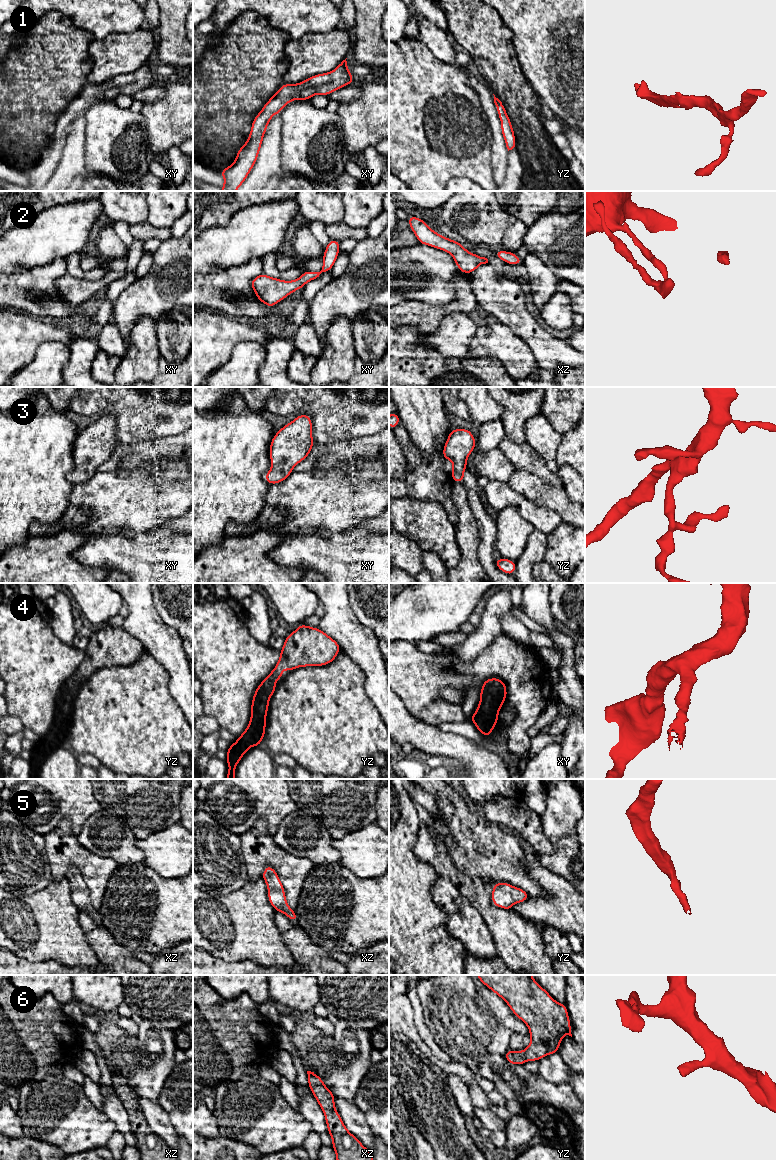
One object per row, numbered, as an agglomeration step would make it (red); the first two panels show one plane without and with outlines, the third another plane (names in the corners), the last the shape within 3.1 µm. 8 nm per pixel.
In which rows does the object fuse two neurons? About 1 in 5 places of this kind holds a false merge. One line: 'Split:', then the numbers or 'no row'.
Split: no row

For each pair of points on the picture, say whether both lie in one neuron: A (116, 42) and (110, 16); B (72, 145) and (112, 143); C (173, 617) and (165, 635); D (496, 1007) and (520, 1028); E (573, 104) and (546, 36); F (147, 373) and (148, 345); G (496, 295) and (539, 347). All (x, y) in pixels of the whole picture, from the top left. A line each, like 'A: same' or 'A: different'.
A: different
B: different
C: different
D: same
E: same
F: same
G: same

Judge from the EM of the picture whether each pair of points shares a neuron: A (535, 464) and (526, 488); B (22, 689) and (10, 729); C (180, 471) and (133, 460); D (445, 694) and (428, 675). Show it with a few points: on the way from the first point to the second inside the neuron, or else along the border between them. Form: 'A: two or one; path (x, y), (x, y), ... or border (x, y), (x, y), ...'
A: two; border (514, 468), (532, 472), (552, 485)
B: two; border (10, 714), (17, 717), (25, 728)
C: one; path (171, 459), (166, 454), (145, 454)
D: two; border (438, 691), (444, 687), (454, 687), (464, 694)

